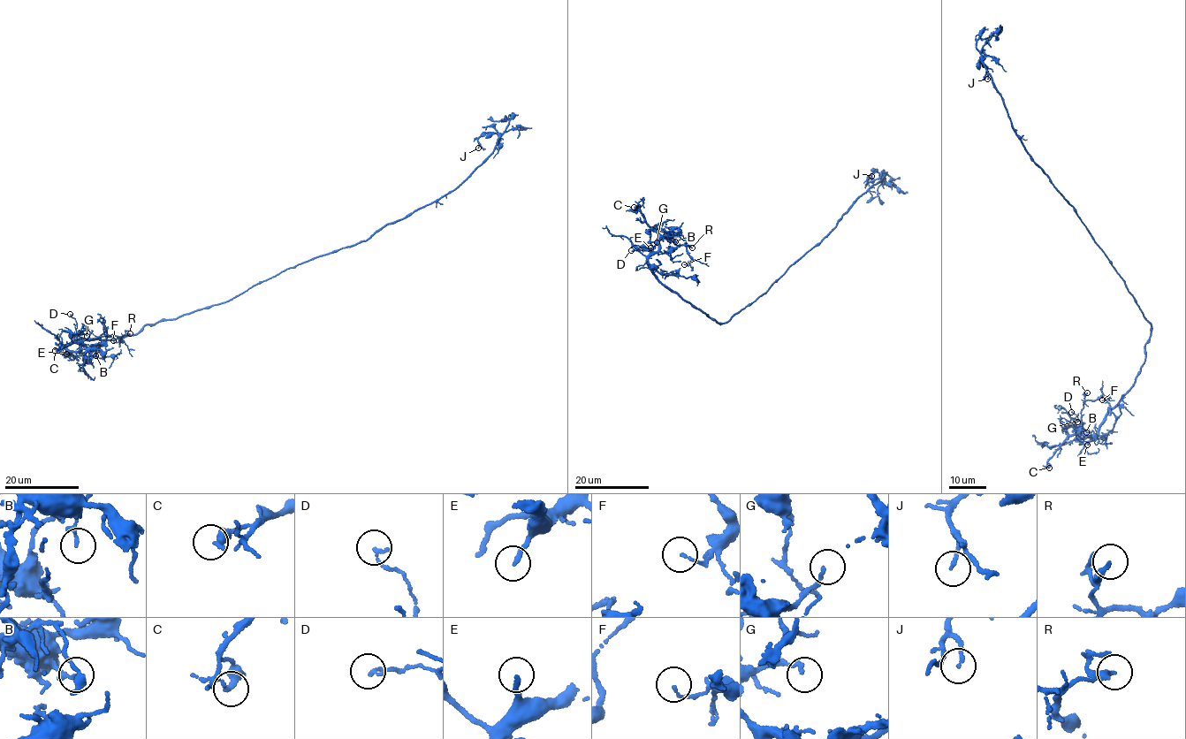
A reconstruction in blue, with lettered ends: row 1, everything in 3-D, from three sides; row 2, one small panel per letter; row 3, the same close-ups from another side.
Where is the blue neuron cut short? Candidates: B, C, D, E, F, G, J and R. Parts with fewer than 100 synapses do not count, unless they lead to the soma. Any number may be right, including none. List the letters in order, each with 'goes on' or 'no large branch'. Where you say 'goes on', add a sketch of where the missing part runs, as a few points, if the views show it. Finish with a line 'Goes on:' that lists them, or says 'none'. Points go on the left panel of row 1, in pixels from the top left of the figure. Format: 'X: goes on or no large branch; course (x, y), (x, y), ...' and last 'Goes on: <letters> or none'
B: no large branch
C: no large branch
D: no large branch
E: goes on; course (66, 354), (38, 356), (34, 354), (26, 354), (22, 352), (11, 328)
F: no large branch
G: no large branch
J: no large branch
R: no large branch
Goes on: E

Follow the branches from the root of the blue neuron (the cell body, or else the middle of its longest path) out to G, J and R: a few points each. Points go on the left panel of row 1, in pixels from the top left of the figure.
G: (262, 280), (230, 300), (148, 323), (134, 334), (80, 339), (66, 349), (77, 352), (72, 337), (87, 336)
J: (262, 280), (363, 241), (385, 224), (449, 194), (492, 153), (498, 135), (482, 135), (478, 148)
R: (262, 280), (230, 300), (148, 323), (134, 334), (80, 339), (66, 349), (77, 352), (130, 333)

